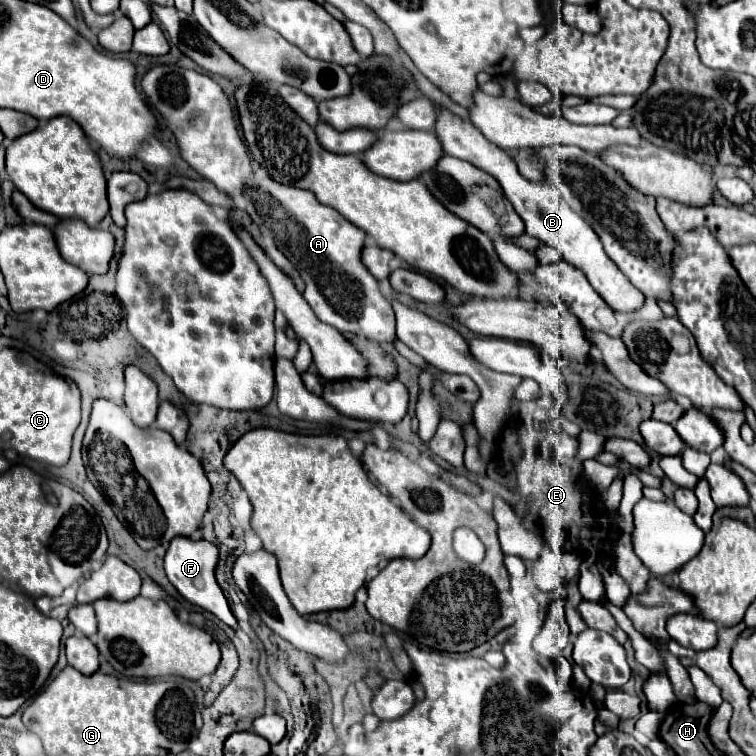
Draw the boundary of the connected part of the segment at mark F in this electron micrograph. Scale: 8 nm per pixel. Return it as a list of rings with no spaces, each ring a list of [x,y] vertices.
[[[174,537],[170,541],[170,547],[164,557],[164,567],[170,583],[178,589],[178,593],[192,605],[202,607],[204,611],[216,615],[220,621],[224,621],[228,627],[238,629],[238,621],[230,611],[228,599],[224,597],[220,585],[216,583],[214,569],[218,563],[218,547],[206,539],[190,539],[190,537]]]

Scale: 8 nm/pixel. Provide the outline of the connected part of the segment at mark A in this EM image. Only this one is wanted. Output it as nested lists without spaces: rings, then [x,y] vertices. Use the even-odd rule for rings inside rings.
[[[250,177],[244,185],[242,201],[242,207],[246,207],[256,225],[272,229],[278,249],[304,279],[304,299],[320,321],[332,323],[342,333],[362,335],[376,343],[390,343],[392,337],[396,337],[392,305],[380,293],[378,279],[360,259],[366,239],[360,227],[352,225],[336,209],[322,205],[312,191],[274,181],[254,181],[254,177]]]

